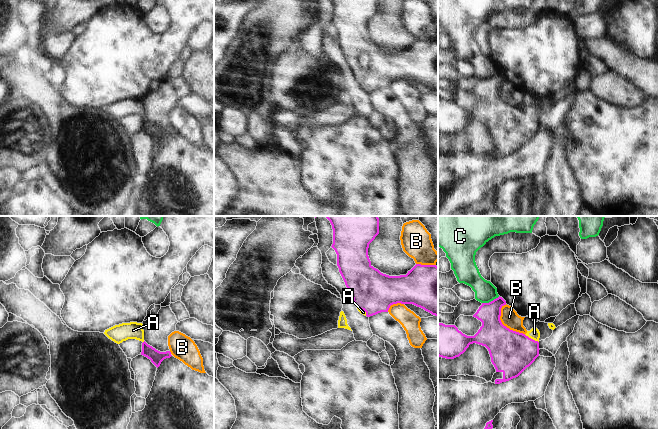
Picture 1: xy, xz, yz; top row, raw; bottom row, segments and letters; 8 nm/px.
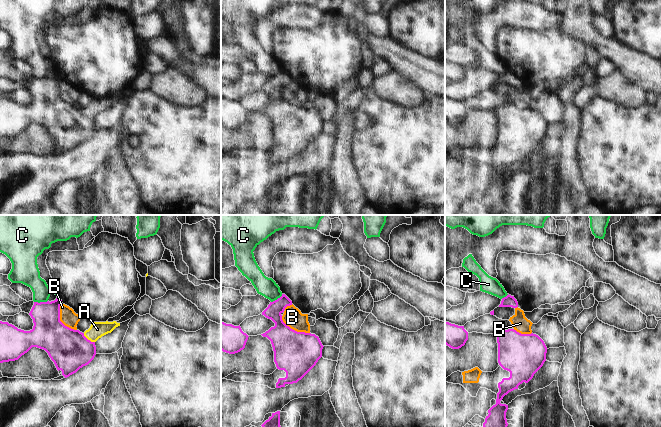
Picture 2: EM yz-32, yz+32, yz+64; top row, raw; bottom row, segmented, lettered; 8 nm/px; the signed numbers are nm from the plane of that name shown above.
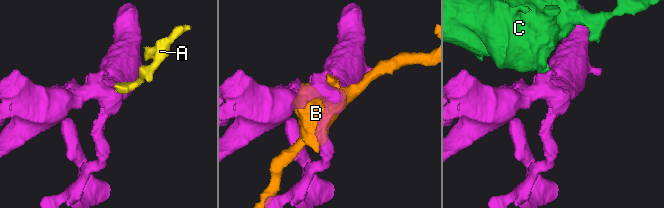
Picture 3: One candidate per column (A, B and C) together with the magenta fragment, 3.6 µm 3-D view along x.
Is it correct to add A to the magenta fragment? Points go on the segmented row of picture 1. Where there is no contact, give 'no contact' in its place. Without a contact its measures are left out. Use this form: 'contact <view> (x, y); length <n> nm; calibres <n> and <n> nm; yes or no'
contact yz (530, 338); length 140 nm; calibres 340 and 90 nm; yes

